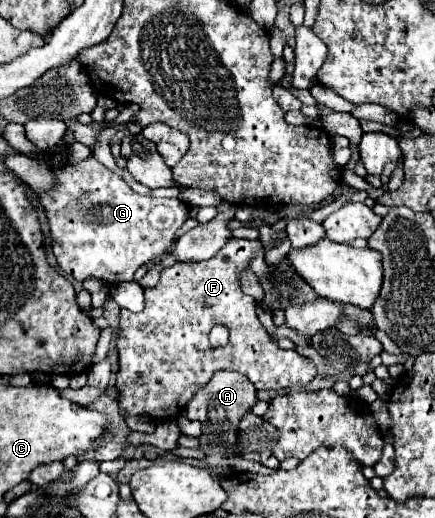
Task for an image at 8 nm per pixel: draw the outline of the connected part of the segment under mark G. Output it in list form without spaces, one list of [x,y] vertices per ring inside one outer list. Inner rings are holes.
[[[88,156],[86,160],[80,160],[78,164],[58,162],[50,166],[50,170],[52,170],[52,176],[56,178],[56,184],[46,192],[36,192],[36,198],[42,204],[50,222],[52,252],[56,256],[56,262],[60,270],[74,276],[78,282],[84,282],[88,278],[102,280],[104,284],[132,282],[134,272],[142,264],[170,250],[170,246],[174,244],[176,232],[190,218],[190,208],[182,200],[150,198],[150,196],[136,194],[120,174],[108,170],[94,156]]]

